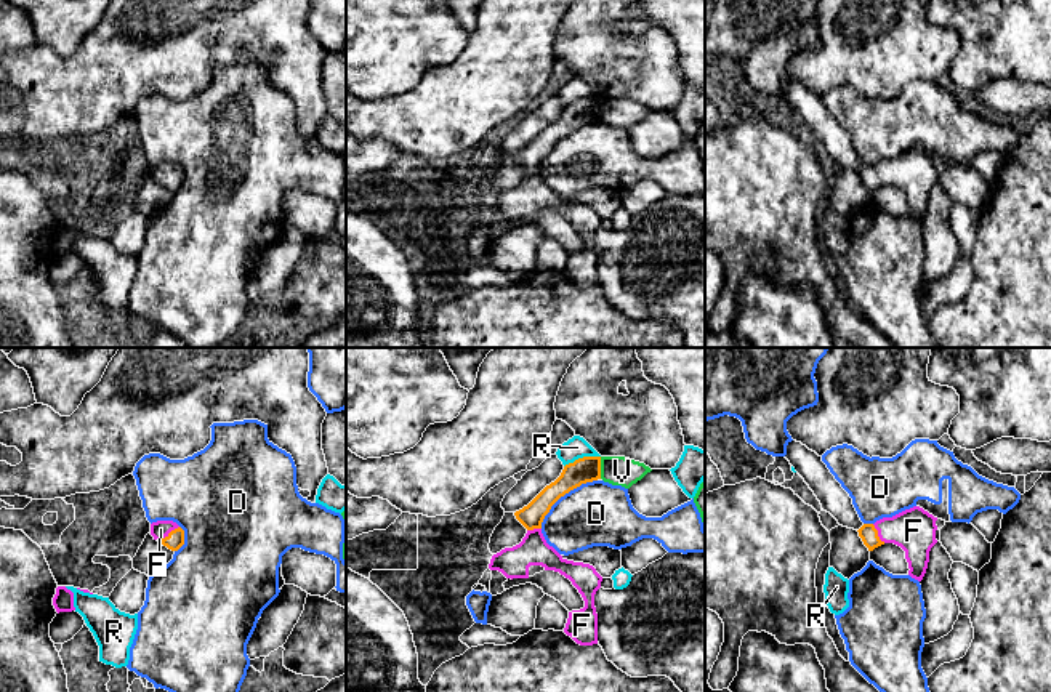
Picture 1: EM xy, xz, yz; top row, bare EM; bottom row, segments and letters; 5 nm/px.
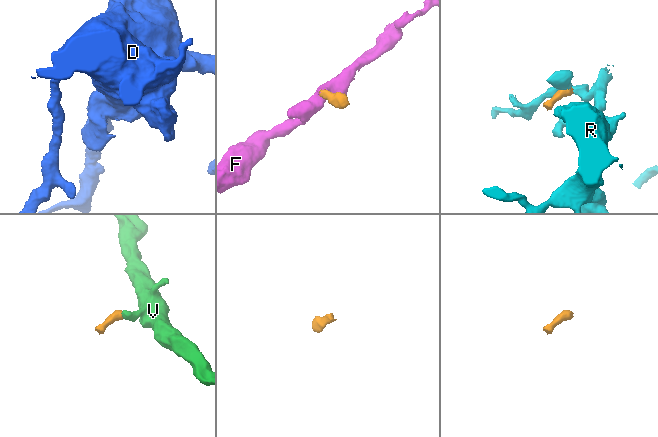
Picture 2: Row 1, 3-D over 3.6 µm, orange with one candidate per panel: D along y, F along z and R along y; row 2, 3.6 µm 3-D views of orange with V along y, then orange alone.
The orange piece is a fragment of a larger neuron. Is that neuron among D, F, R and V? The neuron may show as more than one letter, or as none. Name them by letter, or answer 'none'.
F

